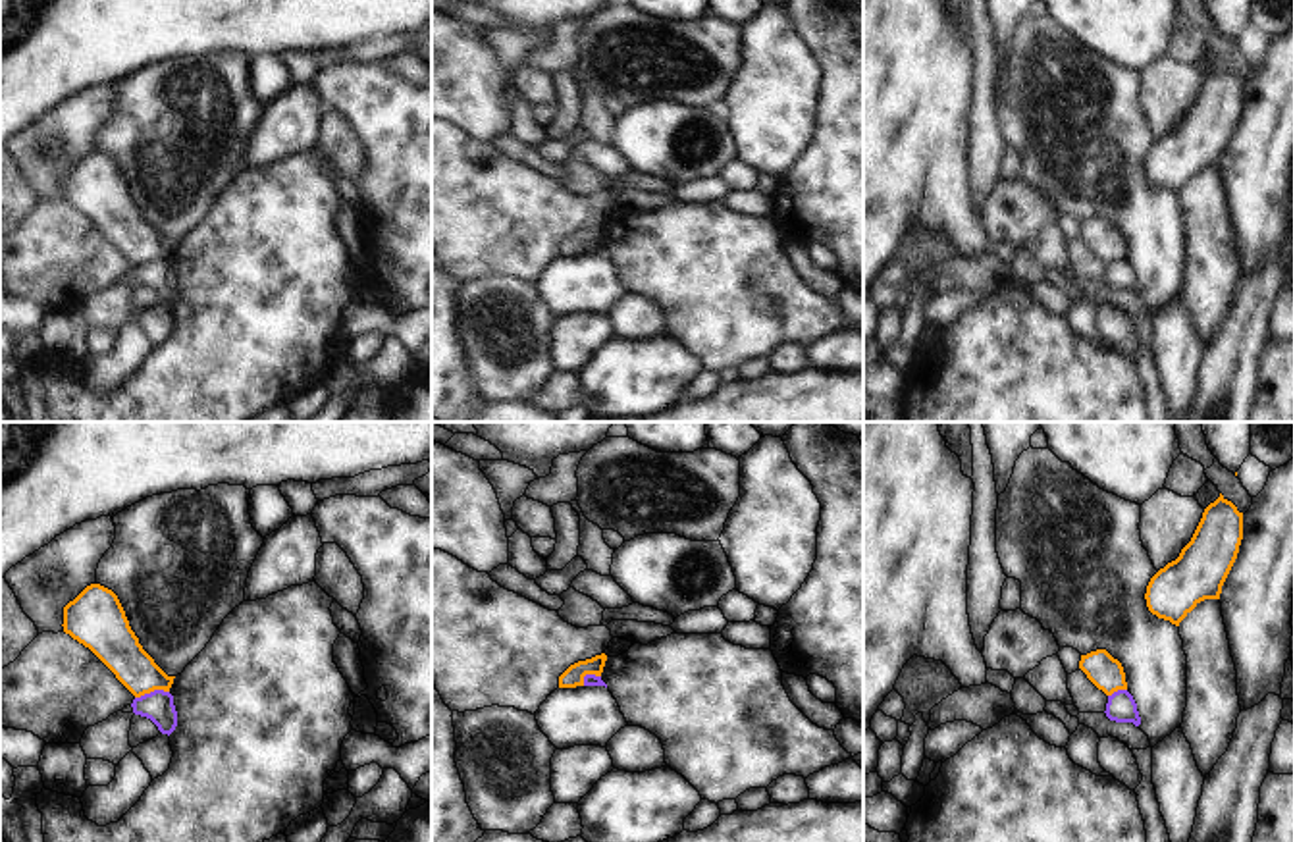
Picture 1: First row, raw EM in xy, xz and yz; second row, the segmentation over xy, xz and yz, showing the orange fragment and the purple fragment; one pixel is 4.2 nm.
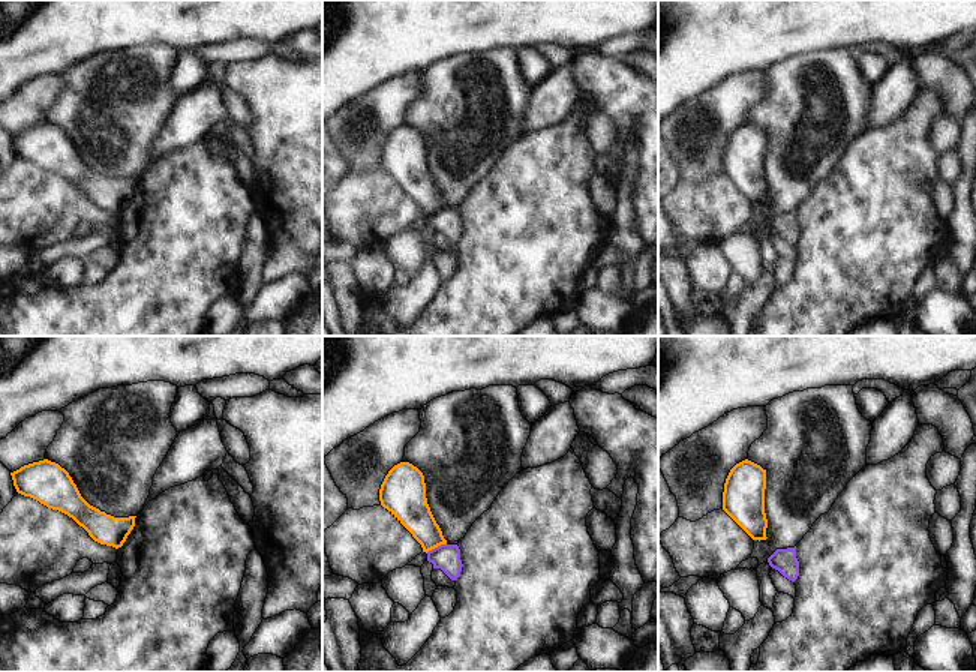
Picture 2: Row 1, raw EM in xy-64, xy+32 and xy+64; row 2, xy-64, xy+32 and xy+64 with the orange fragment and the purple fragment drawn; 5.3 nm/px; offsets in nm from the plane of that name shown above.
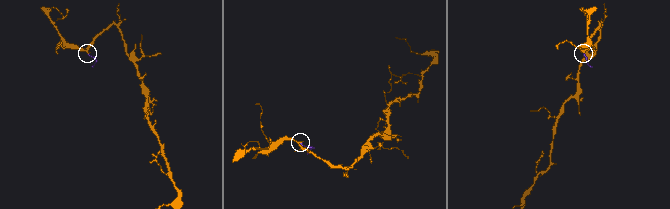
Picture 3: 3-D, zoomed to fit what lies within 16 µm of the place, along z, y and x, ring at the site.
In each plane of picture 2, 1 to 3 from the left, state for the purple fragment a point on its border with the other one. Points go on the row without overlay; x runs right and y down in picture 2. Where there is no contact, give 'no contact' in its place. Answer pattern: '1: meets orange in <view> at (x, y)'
1: no contact
2: meets orange in xy+32 at (435, 210)
3: no contact

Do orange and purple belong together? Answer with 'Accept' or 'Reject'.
Reject.

